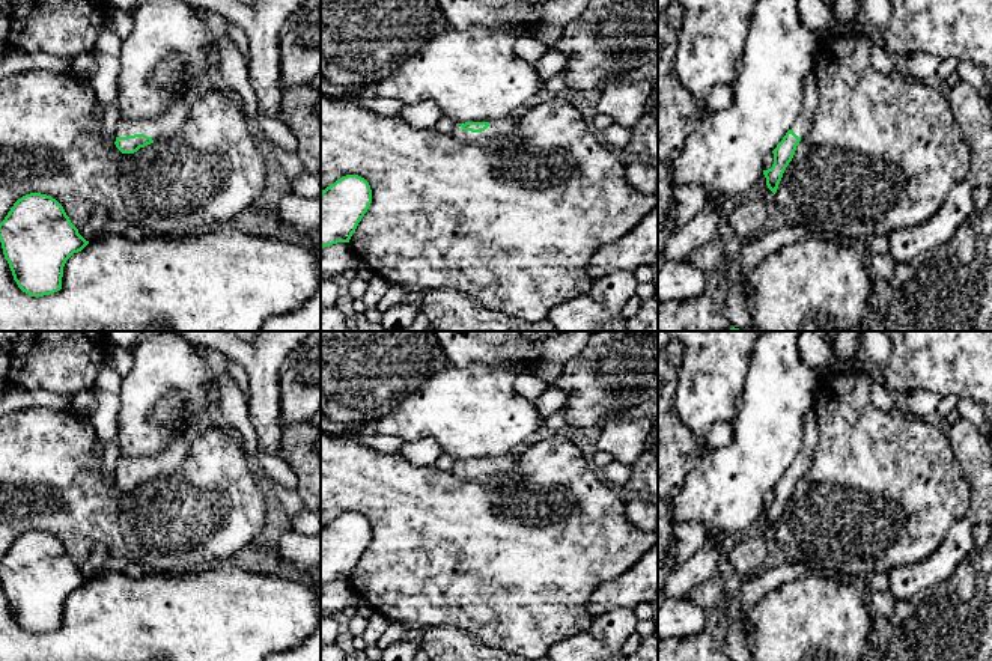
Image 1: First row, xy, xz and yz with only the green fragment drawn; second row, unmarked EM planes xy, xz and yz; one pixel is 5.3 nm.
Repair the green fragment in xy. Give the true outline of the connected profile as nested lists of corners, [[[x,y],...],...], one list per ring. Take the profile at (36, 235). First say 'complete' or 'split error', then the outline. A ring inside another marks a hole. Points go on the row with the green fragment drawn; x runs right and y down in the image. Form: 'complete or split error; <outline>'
complete; [[[41,193],[14,203],[0,223],[0,242],[14,280],[30,297],[60,291],[66,260],[89,244],[63,206]]]

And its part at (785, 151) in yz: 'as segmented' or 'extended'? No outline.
extended

